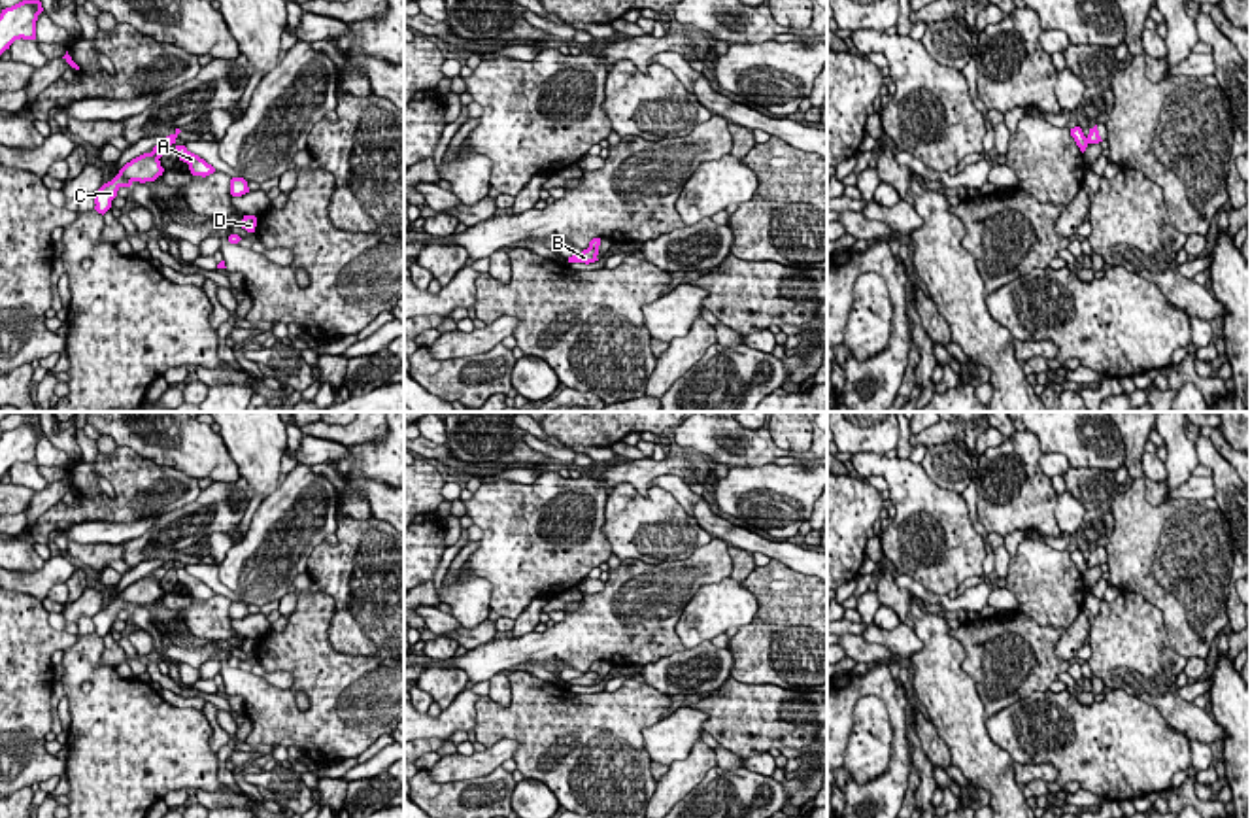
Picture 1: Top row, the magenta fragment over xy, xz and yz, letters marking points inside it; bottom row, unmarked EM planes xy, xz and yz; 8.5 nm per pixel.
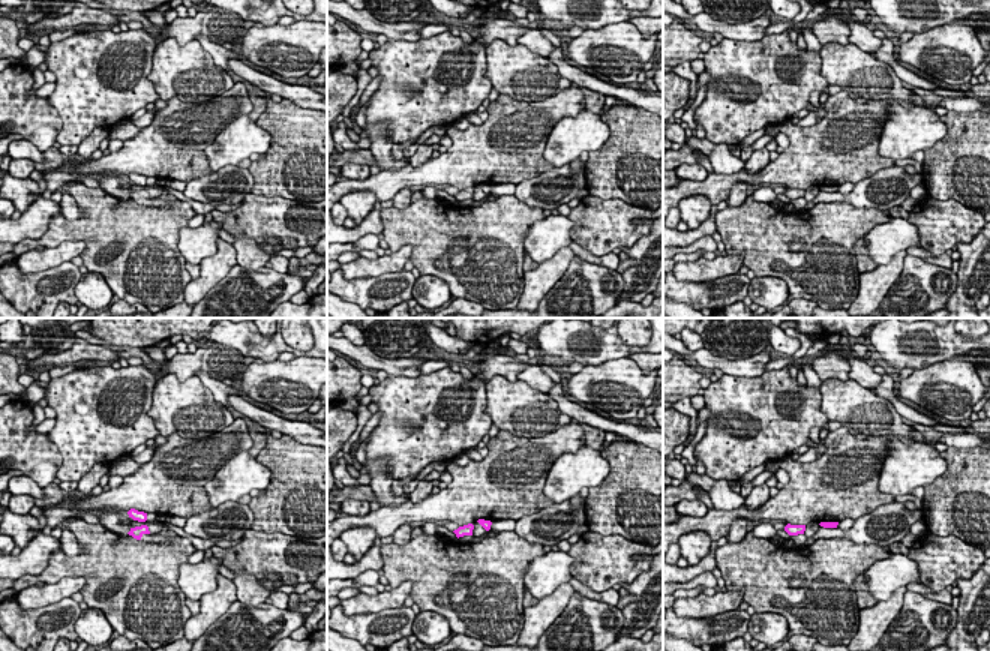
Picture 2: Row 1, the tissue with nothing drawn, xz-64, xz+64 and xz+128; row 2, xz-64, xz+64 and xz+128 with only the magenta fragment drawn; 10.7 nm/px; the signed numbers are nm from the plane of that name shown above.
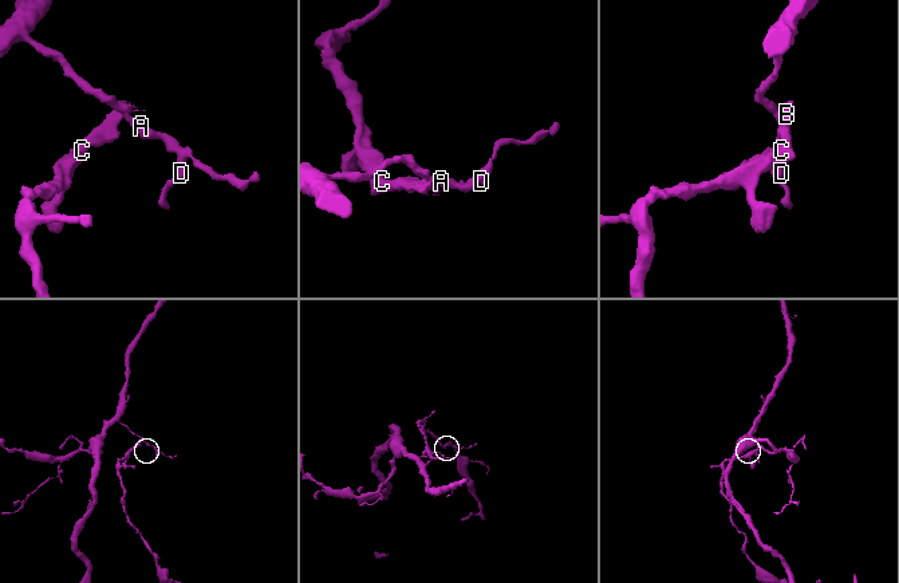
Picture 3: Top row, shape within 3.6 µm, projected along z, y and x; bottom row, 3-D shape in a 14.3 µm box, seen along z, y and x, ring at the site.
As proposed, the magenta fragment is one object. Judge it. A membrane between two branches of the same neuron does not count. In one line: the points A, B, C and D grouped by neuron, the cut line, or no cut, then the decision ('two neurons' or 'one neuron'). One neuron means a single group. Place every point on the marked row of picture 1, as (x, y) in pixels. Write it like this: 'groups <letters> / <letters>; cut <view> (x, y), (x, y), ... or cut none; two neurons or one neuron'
groups A D / B C; cut xz (590, 246), (597, 250); two neurons

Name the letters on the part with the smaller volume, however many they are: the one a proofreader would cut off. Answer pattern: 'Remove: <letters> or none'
Remove: B, C

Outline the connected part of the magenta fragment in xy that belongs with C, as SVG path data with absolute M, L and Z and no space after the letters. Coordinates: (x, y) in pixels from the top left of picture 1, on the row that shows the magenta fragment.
M176 128L176 132L162 138L162 142L155 145L151 153L144 153L127 162L111 181L104 183L96 193L93 193L96 204L94 210L104 215L111 208L111 200L117 196L121 187L130 187L134 181L155 181L159 176L162 176L164 168L160 166L159 159L172 144L176 144L179 132L181 130Z

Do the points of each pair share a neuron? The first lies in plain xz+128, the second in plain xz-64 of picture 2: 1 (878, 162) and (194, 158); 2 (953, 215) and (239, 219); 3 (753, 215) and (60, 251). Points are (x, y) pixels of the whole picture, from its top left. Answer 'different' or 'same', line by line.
1: same
2: same
3: different

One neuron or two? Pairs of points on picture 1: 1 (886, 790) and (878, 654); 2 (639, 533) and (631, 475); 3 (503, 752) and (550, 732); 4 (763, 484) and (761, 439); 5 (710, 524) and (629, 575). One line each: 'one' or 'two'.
1: two
2: two
3: two
4: two
5: two

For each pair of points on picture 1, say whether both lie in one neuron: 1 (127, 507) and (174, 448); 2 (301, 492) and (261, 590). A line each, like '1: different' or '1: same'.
1: different
2: same

